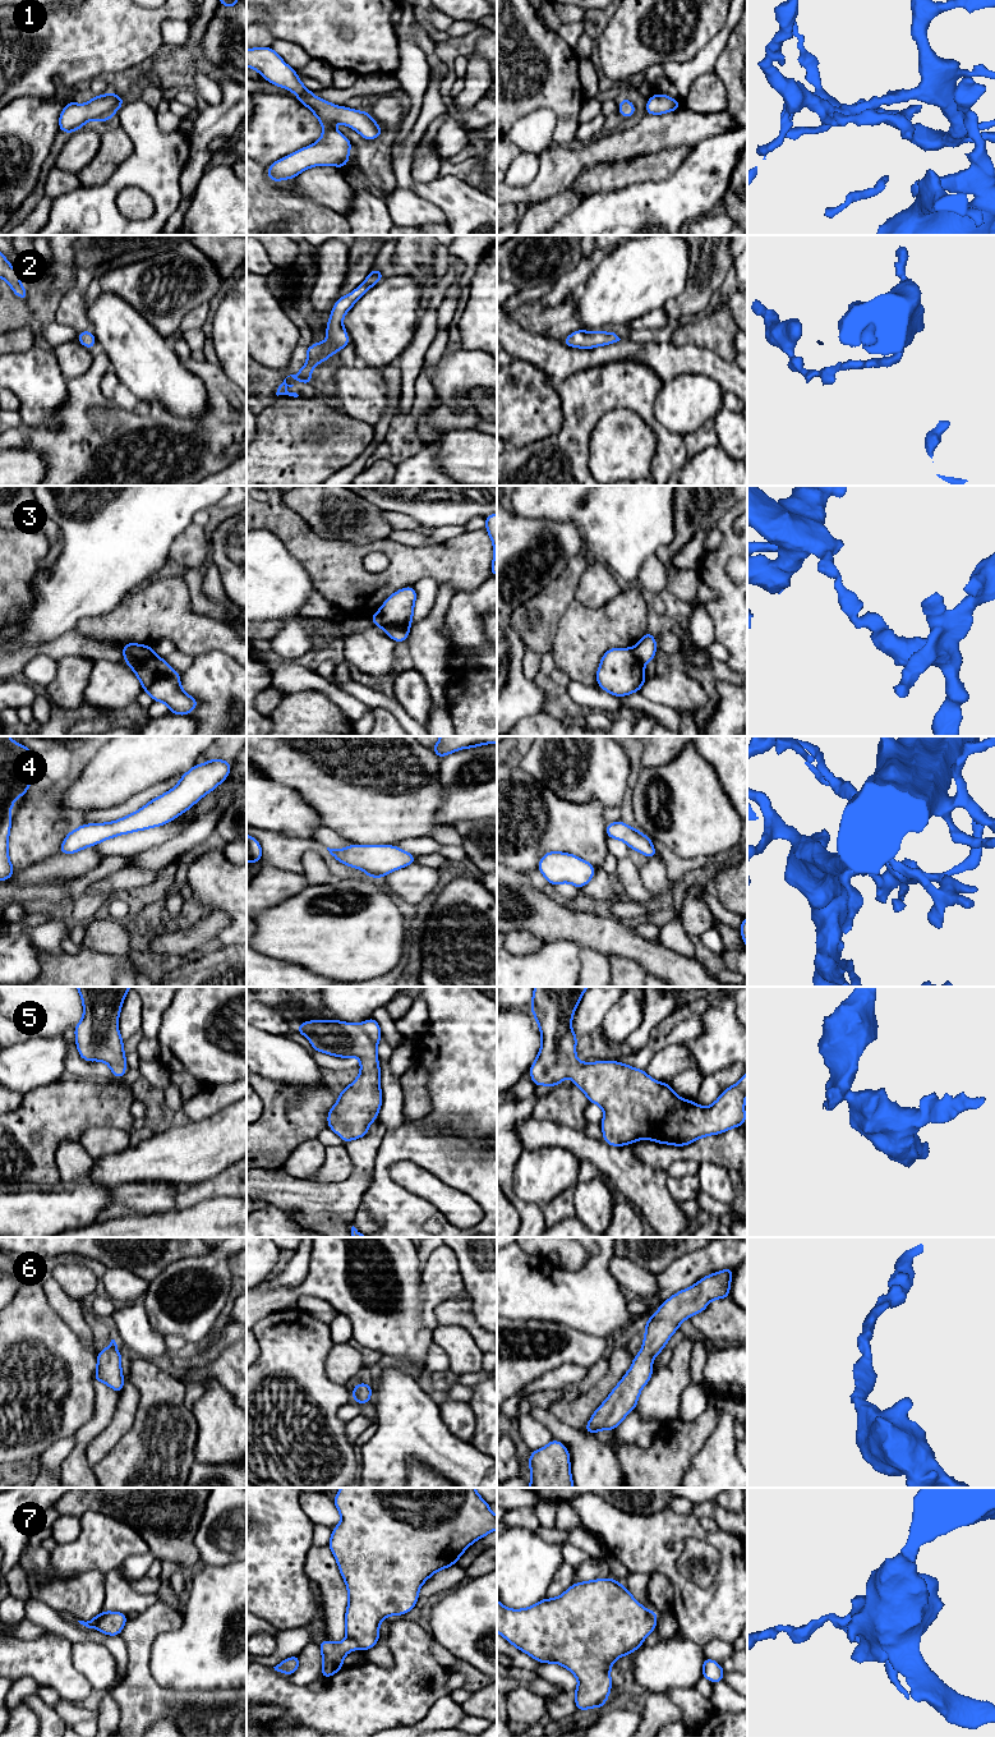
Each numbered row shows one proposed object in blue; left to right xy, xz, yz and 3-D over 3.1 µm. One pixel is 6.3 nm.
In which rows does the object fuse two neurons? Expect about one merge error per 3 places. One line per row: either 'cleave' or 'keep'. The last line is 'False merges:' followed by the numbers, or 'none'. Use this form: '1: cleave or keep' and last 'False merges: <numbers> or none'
1: keep
2: keep
3: cleave
4: keep
5: keep
6: keep
7: cleave
False merges: 3, 7

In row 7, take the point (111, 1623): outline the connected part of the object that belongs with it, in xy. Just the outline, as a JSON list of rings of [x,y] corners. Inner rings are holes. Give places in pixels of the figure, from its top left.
[[[102,1610],[96,1628],[107,1636],[119,1636],[128,1618],[128,1614],[121,1612]]]

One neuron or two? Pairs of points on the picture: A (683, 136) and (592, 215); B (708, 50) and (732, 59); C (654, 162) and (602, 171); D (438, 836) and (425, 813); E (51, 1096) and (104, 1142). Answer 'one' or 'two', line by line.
A: two
B: two
C: one
D: two
E: two

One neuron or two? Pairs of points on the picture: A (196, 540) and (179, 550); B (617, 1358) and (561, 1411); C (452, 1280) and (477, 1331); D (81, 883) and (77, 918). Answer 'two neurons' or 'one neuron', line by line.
A: one neuron
B: one neuron
C: two neurons
D: two neurons

